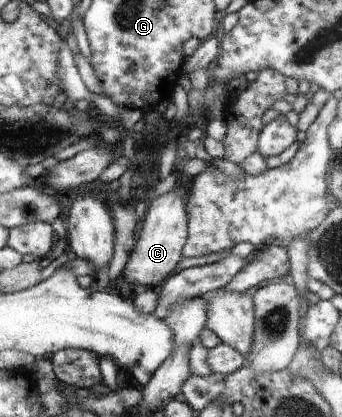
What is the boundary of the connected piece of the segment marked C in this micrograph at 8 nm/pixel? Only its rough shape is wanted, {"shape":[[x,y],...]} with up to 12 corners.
{"shape":[[182,185],[145,208],[122,282],[160,289],[188,236]]}

